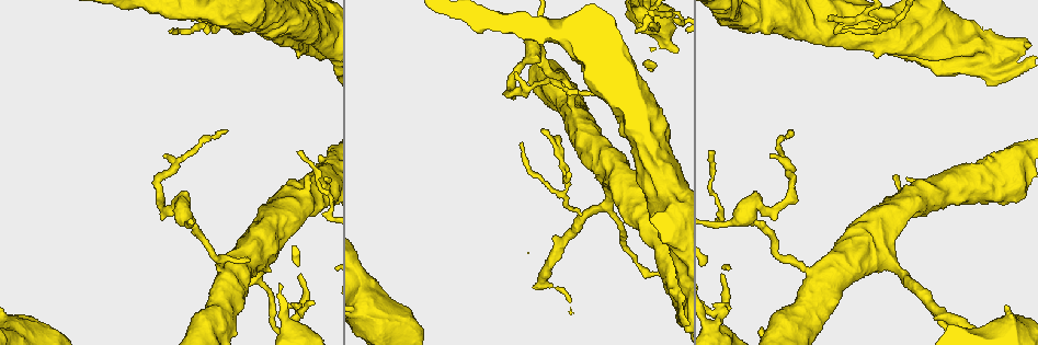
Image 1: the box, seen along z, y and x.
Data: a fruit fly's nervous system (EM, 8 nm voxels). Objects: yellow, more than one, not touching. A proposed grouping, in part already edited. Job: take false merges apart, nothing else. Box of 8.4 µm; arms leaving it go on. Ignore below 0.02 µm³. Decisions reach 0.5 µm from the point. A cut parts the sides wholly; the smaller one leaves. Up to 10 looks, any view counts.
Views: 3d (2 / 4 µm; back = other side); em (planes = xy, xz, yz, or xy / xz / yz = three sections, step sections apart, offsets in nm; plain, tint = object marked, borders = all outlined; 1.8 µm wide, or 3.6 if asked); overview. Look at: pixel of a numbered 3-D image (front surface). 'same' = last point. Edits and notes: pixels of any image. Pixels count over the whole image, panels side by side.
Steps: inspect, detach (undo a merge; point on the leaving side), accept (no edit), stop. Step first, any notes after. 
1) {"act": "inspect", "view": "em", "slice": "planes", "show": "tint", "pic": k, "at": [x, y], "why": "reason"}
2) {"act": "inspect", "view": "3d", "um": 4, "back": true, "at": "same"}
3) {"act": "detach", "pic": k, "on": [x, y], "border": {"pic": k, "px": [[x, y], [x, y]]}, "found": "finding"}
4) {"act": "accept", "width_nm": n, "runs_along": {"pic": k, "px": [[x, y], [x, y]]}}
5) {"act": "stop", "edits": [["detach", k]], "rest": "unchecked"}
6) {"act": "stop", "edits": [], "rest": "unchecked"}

{"act": "inspect", "view": "em", "slice": "planes", "show": "tint", "pic": 1, "at": [603, 205], "why": "sudden change in width"}

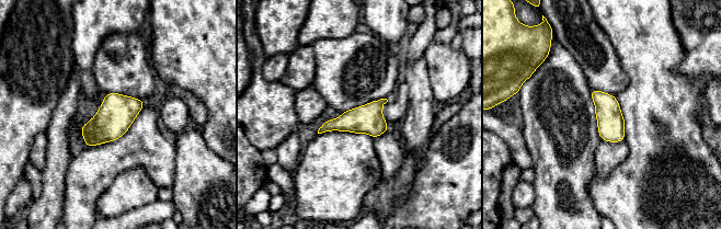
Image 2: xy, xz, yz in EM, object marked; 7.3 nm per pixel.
{"act": "accept", "width_nm": 200, "found": "all the same neuron"}

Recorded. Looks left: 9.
{"act": "inspect", "view": "em", "slice": "planes", "show": "tint", "pic": 1, "at": [578, 115], "why": "thin arm on a thick one"}

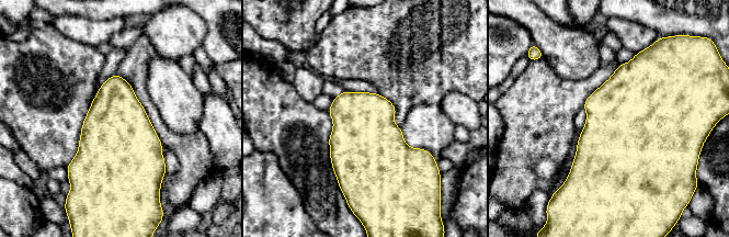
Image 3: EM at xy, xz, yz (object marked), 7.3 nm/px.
{"act": "accept", "width_nm": 480, "found": "one neuron here"}

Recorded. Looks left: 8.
{"act": "inspect", "view": "em", "slice": "planes", "show": "tint", "pic": 1, "at": [539, 48], "why": "a fork"}

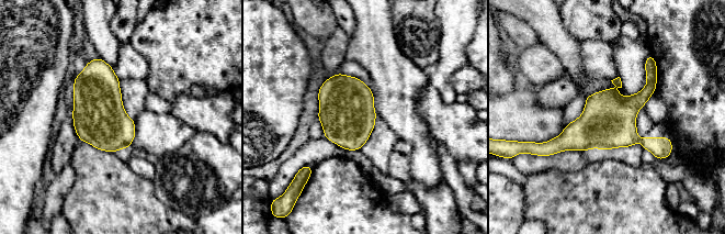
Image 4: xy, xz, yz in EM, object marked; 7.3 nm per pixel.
{"act": "accept", "width_nm": 380, "found": "all the same neuron"}

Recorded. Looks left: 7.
{"act": "inspect", "view": "em", "slice": "planes", "show": "tint", "pic": 1, "at": [860, 19], "why": "abrupt turn"}

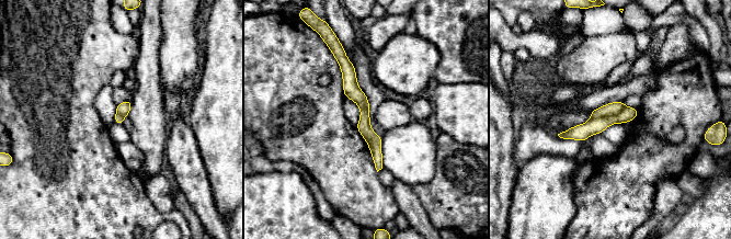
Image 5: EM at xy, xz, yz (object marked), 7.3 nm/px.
{"act": "accept", "runs_along": {"pic": 5, "px": [[343, 56], [378, 167]]}, "found": "continuous, no second neuron"}

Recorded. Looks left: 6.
{"act": "stop", "edits": [], "rest": "unchecked"}

